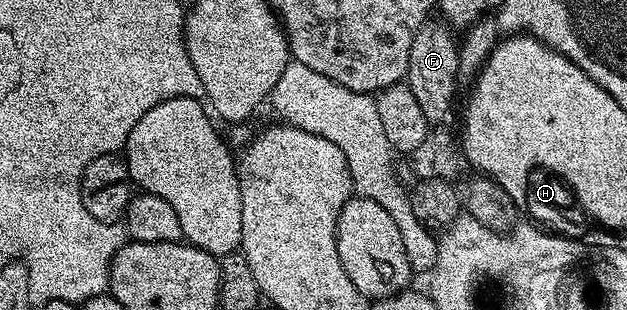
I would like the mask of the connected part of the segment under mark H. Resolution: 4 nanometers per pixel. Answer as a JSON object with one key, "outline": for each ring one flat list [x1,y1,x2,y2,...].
{"outline":[[535,162,527,170,527,178,523,178,523,194,519,194,519,199,514,202,516,207,525,215,528,214,530,221,544,232,560,235,564,238,582,240,588,246,603,246,605,240,610,239,611,233,607,227,607,222,602,222,587,210,583,198,579,198,579,193,575,191,575,186,567,179,567,174,559,174,559,170,551,170,551,166,543,166,543,162]]}

